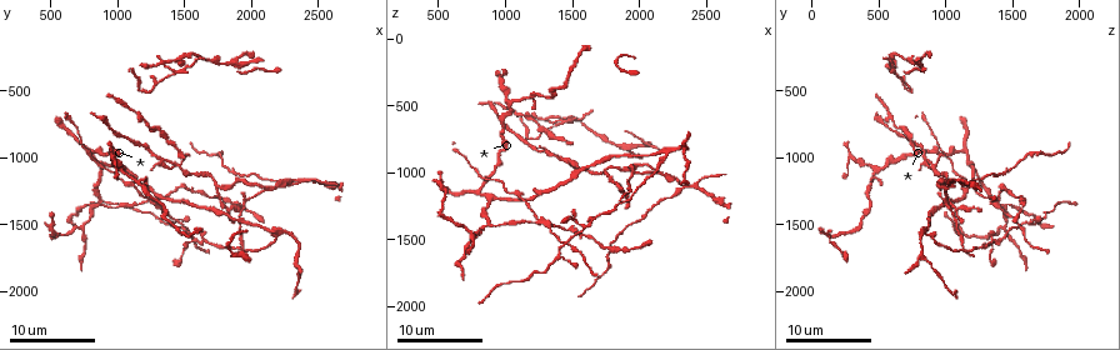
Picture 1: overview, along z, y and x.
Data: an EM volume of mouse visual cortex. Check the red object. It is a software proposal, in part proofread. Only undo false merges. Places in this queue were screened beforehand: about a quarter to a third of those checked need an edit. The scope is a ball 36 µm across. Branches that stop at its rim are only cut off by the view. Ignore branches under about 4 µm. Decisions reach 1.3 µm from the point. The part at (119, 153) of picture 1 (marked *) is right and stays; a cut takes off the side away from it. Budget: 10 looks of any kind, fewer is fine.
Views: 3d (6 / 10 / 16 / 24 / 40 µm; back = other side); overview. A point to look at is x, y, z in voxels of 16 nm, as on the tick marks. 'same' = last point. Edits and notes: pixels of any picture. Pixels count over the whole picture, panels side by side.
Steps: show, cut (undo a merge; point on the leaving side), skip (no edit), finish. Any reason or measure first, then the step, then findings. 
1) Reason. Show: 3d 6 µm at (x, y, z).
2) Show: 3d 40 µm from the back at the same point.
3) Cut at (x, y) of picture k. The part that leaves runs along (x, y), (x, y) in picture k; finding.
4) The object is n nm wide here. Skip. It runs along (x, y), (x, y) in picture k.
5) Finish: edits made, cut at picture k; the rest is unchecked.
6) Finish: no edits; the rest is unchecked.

A fork. Show: 3d 6 µm at (2100, 1220, 980).

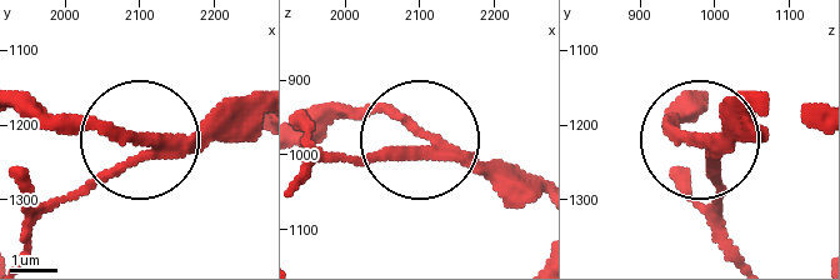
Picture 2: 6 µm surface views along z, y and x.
The side arm is 25 µm long. Cut at (99, 181) of picture 2. The part that leaves runs along (158, 149), (66, 196), (26, 256) in picture 2; two neurons meet here.

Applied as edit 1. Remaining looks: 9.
Show: overview.

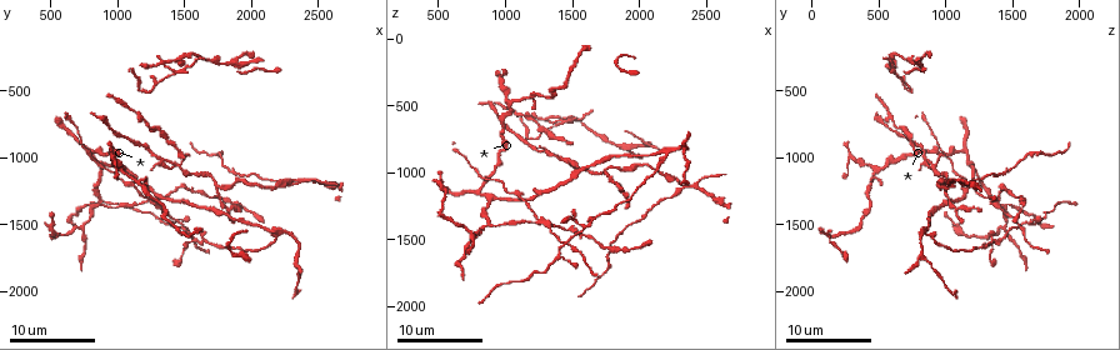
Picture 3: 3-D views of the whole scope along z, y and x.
Two arms in line, one across. Show: 3d 6 µm at (1420, 1020, 880).

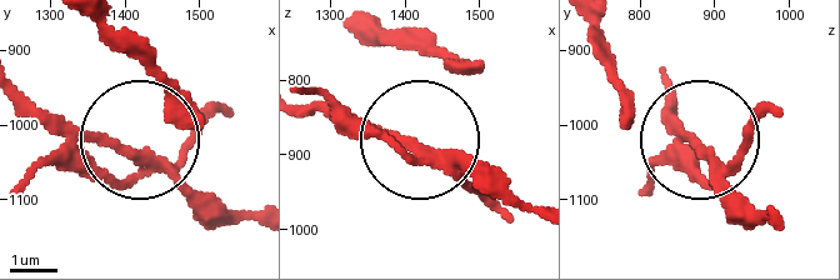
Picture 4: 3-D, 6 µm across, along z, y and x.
Show: 3d 6 µm from the back at (1410, 1035, 890).

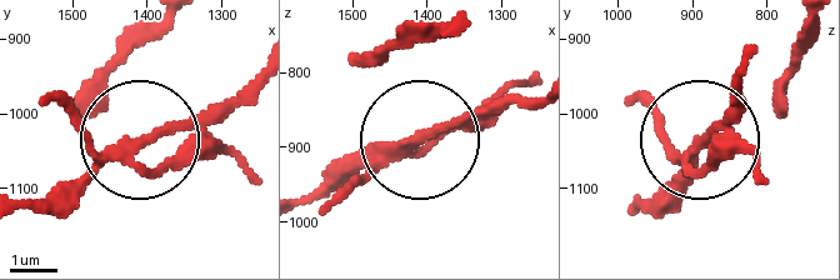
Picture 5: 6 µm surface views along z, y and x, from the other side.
3 arms meet here. Skip. It runs along (739, 79), (708, 135), (791, 75) in picture 5; all the same neuron.

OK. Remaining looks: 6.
Branch point. Show: 3d 6 µm at (840, 1360, 1380).

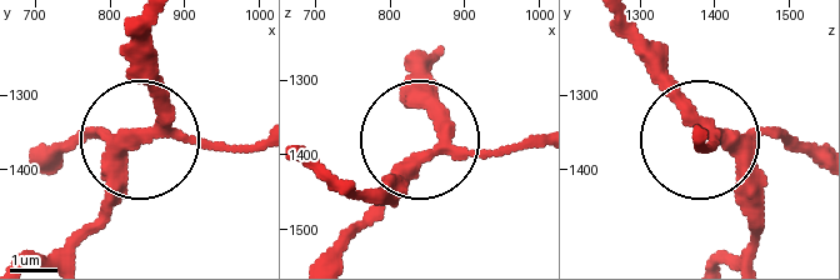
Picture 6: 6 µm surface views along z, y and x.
3 arms meet here. Skip. It runs along (616, 20), (736, 164), (751, 231) in picture 6; one neuron here.

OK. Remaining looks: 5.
Show: 3d 10 µm at (1320, 1360, 1380).

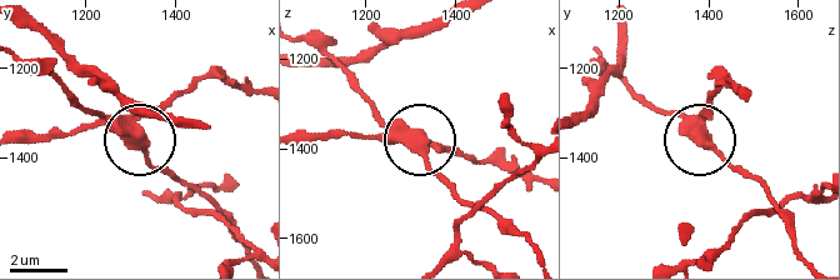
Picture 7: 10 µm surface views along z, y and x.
Show: 3d 6 µm at (1320, 1340, 1375).

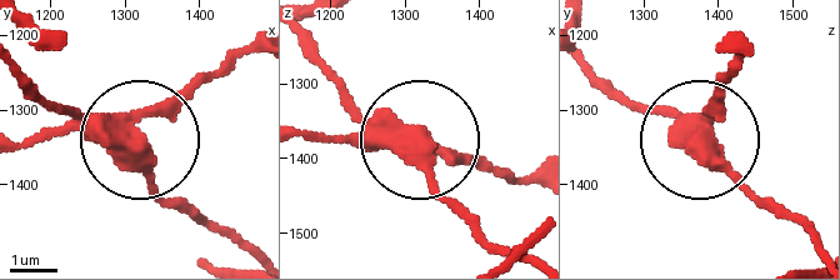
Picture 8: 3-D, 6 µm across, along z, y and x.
Cut at (60, 110) of picture 8. The part that leaves runs along (95, 130), (28, 83) in picture 8; two neurons meet here.

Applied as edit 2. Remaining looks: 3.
Show: overview.

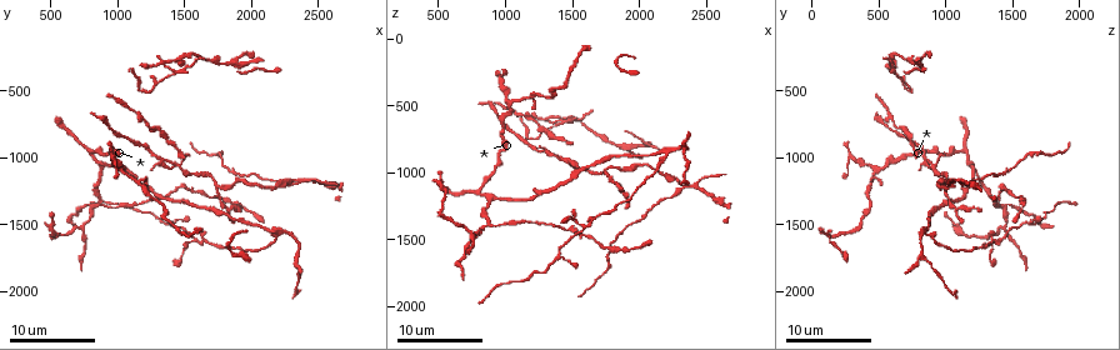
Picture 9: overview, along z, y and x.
Three arms meet. Show: 3d 16 µm at (1020, 1100, 460).

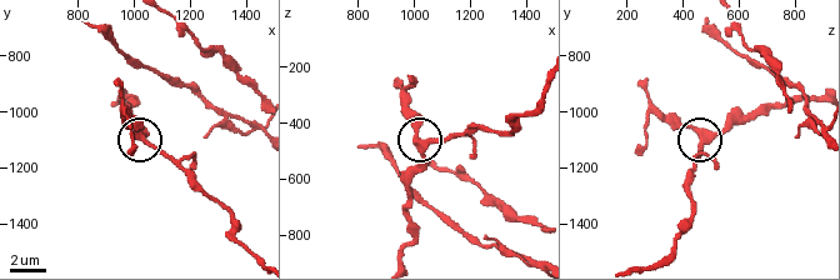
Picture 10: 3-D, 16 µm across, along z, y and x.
3 arms meet here. Skip. One neuron here.

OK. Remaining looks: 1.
Finish: edits made, cut at picture 2, cut at picture 8; the rest is unchecked.

